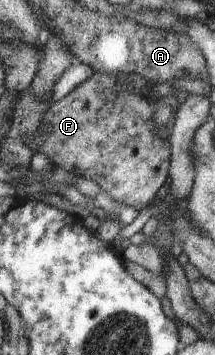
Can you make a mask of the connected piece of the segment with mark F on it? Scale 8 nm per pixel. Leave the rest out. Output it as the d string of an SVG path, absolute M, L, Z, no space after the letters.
M96 70L91 78L79 84L67 96L51 103L40 124L43 128L41 134L27 136L25 142L34 153L43 152L55 166L63 166L75 175L91 178L116 202L143 210L158 200L157 192L167 182L171 156L170 139L163 140L153 132L153 114L159 95L151 83L137 73L114 75Z

